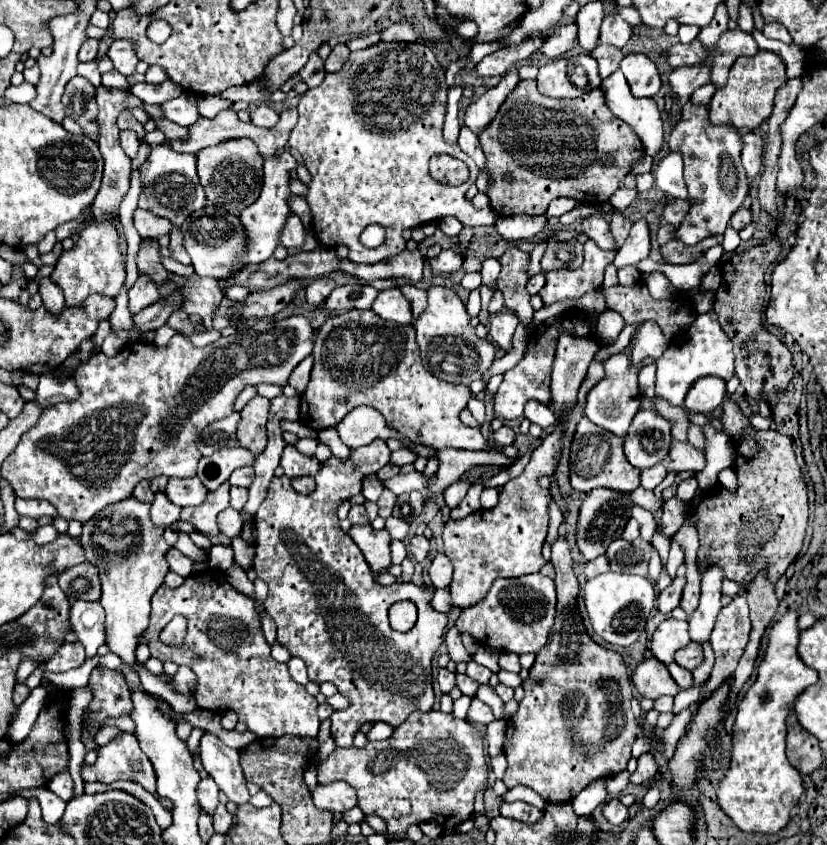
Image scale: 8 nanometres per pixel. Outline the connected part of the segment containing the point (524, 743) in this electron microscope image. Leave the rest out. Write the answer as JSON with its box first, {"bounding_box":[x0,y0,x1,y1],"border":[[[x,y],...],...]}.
{"bounding_box":[503,538,639,804],"border":[[[557,538],[551,544],[551,564],[557,572],[557,616],[547,644],[537,652],[535,664],[529,670],[529,678],[523,682],[525,698],[521,700],[519,710],[507,722],[503,752],[509,760],[509,766],[505,770],[503,782],[507,788],[515,788],[517,784],[529,786],[545,802],[559,804],[571,802],[587,784],[623,772],[631,758],[631,744],[633,738],[637,738],[639,726],[631,710],[633,686],[629,682],[627,666],[621,654],[595,644],[585,632],[583,620],[577,612],[579,584],[573,574],[569,546],[563,538]]]}

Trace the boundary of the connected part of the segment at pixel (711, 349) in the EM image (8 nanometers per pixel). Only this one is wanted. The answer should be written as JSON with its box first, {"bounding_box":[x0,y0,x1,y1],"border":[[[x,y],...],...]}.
{"bounding_box":[655,312,735,406],"border":[[[705,312],[699,314],[697,320],[683,332],[679,334],[669,348],[663,352],[663,356],[655,362],[657,366],[657,396],[669,400],[673,406],[681,406],[685,400],[687,390],[691,384],[701,378],[701,376],[721,376],[723,380],[729,380],[735,370],[733,370],[733,348],[731,340],[725,336],[725,332],[719,326],[717,314]]]}

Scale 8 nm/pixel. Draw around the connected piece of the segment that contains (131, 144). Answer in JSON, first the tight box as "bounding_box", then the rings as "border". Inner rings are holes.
{"bounding_box":[121,130,139,158],"border":[[[131,130],[121,132],[121,148],[125,150],[125,154],[127,154],[129,158],[133,158],[133,156],[137,154],[137,148],[139,148],[139,138],[135,136],[135,132],[131,132]]]}

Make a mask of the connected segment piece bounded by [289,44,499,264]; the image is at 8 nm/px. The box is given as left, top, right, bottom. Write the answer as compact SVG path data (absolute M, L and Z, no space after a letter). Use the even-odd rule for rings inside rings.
M381 44L371 46L359 52L351 52L343 70L335 74L325 74L325 80L317 88L309 88L299 104L299 122L291 132L289 146L297 150L311 174L311 182L307 184L305 200L311 208L313 216L313 232L323 248L349 248L349 260L359 264L375 264L389 256L397 256L405 250L405 240L401 232L405 228L415 228L429 224L433 220L441 220L443 216L455 216L463 222L463 226L493 226L497 222L497 212L487 208L475 208L473 202L465 198L469 186L475 184L479 168L475 162L463 154L457 142L445 142L443 138L443 122L447 114L447 82L445 70L437 62L435 54L429 46L417 44ZM433 154L451 154L463 160L471 176L461 186L445 186L433 184L429 174L429 158ZM369 224L379 224L385 228L387 236L379 248L365 248L359 240L361 232Z

